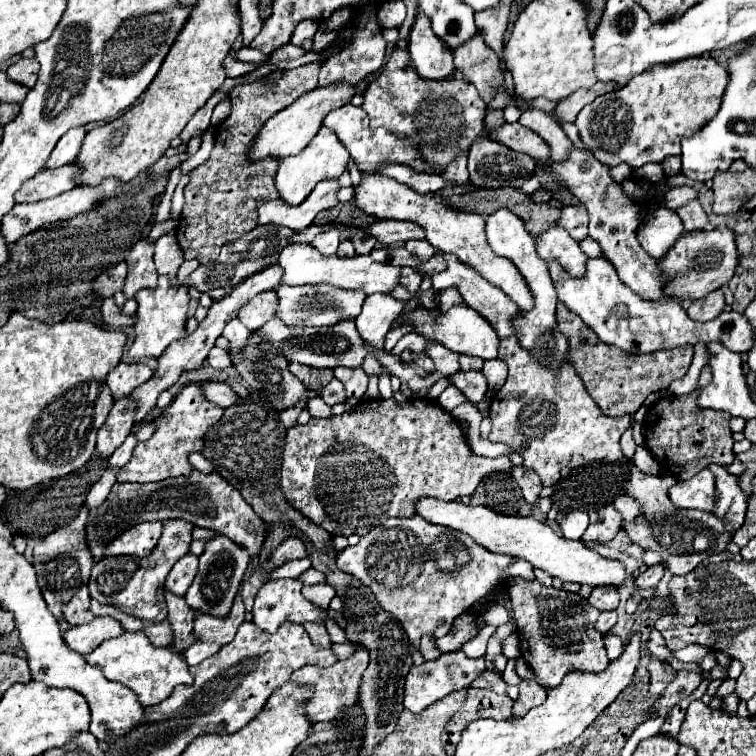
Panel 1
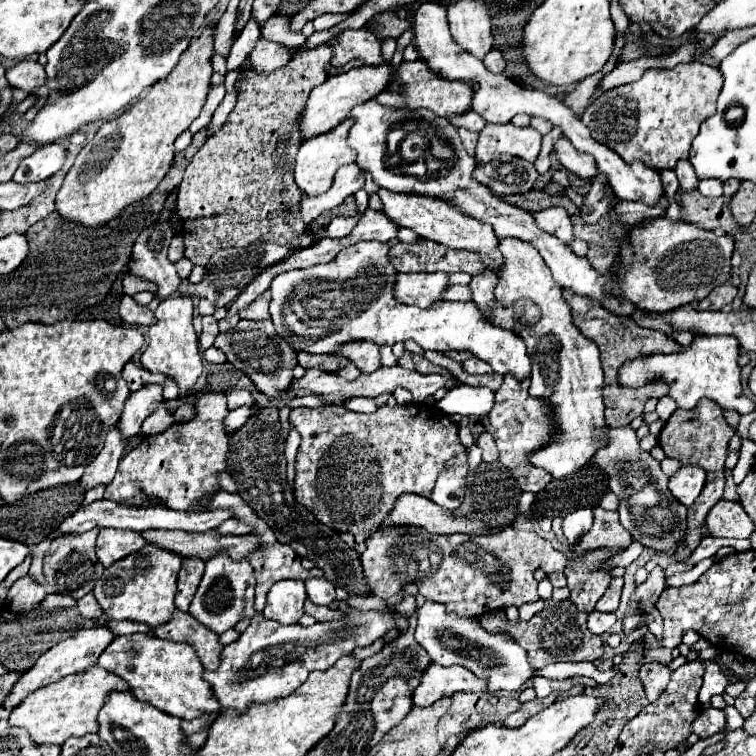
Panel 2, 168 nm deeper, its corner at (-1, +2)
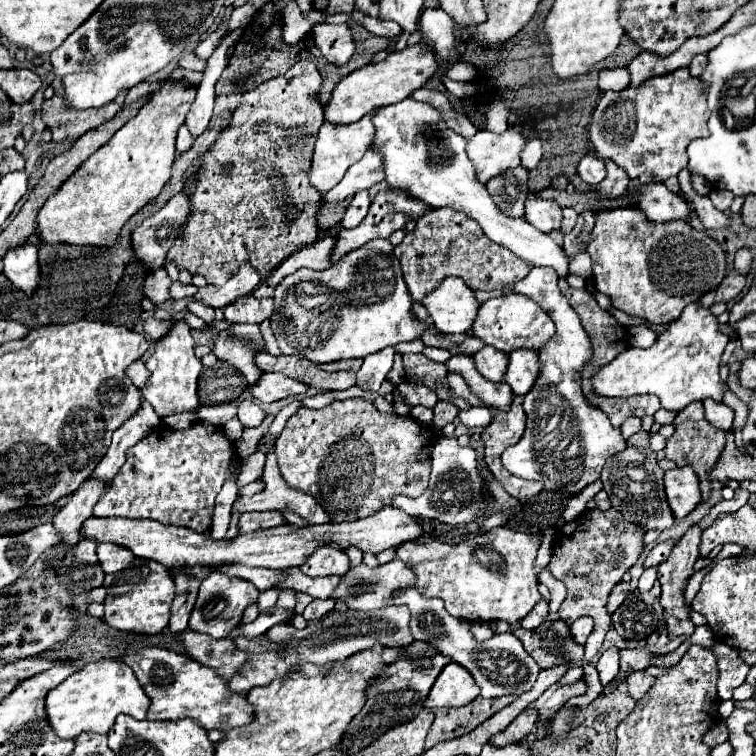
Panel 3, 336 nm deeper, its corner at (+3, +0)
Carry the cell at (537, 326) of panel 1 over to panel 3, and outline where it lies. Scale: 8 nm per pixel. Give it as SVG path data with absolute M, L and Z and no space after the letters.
M533 267L527 277L513 285L503 285L503 293L523 293L541 305L555 321L555 337L539 351L539 377L533 389L525 395L523 409L527 413L527 429L523 439L505 449L501 455L503 467L523 479L543 483L545 489L563 491L567 495L579 493L589 483L597 481L605 459L627 447L619 429L613 429L609 417L587 403L581 391L581 373L591 357L591 341L579 323L577 313L557 287L557 273L549 267Z

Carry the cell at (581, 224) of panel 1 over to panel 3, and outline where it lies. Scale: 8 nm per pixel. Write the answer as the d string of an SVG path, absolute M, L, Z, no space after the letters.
M609 159L605 161L605 167L607 167L607 177L605 181L601 181L601 185L595 185L595 191L605 199L619 199L629 185L629 175Z

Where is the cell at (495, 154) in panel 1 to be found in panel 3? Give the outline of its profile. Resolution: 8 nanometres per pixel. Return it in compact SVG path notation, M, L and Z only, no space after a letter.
M515 167L507 169L507 173L501 173L501 177L493 177L493 181L487 183L487 189L499 209L503 209L511 217L519 217L525 213L523 203L529 195L527 181L529 169Z

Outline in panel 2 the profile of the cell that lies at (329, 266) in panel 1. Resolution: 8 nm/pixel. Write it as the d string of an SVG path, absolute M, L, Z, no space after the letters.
M399 273L395 295L399 303L429 309L431 305L443 301L443 293L447 291L447 287L449 287L447 273L417 273L417 275Z

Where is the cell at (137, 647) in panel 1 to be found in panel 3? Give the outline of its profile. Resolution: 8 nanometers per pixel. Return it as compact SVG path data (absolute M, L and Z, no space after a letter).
M145 647L141 651L127 649L125 655L121 657L121 661L133 669L133 673L139 677L139 683L141 683L143 691L151 699L147 719L163 719L165 721L165 719L185 719L185 717L189 717L189 719L197 721L197 725L201 725L203 729L219 729L219 731L227 731L227 729L233 729L233 727L247 725L253 719L253 707L245 701L243 693L229 693L227 687L225 687L225 681L219 679L211 667L199 665L197 661L193 661L187 655L177 655L175 651L161 649L161 647Z

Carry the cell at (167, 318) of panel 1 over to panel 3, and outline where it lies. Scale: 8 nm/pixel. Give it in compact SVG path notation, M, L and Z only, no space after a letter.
M173 319L169 333L165 337L161 337L159 341L155 341L153 355L145 363L151 375L149 375L149 381L141 393L143 393L145 401L151 403L151 407L155 409L155 413L161 419L167 415L173 415L173 413L193 411L199 405L197 379L199 379L203 365L193 355L193 347L195 347L195 341L193 341L193 335L191 335L187 321L185 319Z

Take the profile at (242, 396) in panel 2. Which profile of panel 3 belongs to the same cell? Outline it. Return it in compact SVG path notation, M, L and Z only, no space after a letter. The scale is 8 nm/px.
M241 399L235 405L237 405L237 417L245 427L257 427L265 417L263 409L249 399Z

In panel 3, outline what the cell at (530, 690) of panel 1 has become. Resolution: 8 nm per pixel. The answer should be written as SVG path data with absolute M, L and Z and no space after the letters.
M527 707L525 711L521 711L521 713L513 719L513 723L511 723L505 731L493 735L489 741L493 741L493 745L499 745L499 747L501 747L501 745L509 745L509 743L523 741L523 739L527 739L527 735L533 731L533 727L535 727L535 723L537 723L537 717L539 717L539 713L537 713L535 709L531 709L531 707Z

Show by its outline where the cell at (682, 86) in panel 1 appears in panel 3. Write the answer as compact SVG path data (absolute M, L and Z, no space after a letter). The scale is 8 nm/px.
M681 67L673 73L645 79L639 87L627 87L623 91L607 91L601 95L591 121L587 125L589 131L589 143L593 145L593 151L603 157L615 161L619 167L623 167L631 179L641 179L641 183L649 181L665 181L673 175L677 175L683 167L687 167L687 145L689 141L697 137L707 137L707 119L711 111L705 103L705 81L699 77L691 77L687 67Z

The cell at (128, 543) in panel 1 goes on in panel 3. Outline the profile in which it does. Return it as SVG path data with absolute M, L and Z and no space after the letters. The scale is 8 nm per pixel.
M99 543L97 557L99 557L99 563L105 573L117 573L133 561L133 553L129 553L125 547L113 545L113 543Z

